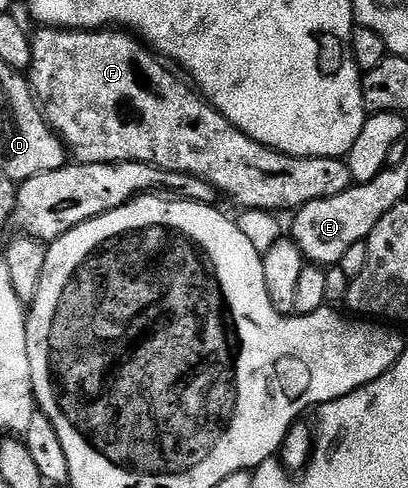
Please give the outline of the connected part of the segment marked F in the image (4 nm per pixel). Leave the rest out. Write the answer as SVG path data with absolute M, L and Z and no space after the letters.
M41 26L36 29L32 33L31 41L33 44L33 59L29 63L29 67L27 69L27 79L29 82L30 89L41 109L42 112L45 113L45 119L49 122L49 127L53 129L54 132L57 133L58 136L61 137L63 143L65 143L66 149L71 153L72 159L74 161L83 163L83 164L122 164L123 162L139 162L140 164L149 164L153 168L162 168L163 170L171 170L172 172L182 172L183 174L191 174L195 178L203 178L209 183L212 188L216 188L218 193L222 197L230 196L231 199L234 200L238 205L236 206L238 209L244 210L246 208L258 208L259 210L263 210L264 212L272 212L274 214L282 214L281 212L285 212L290 208L290 210L296 210L301 208L307 202L315 202L316 200L322 200L323 198L335 198L335 194L343 194L349 188L353 187L355 181L353 179L353 175L349 170L348 163L344 159L338 158L336 156L288 156L285 152L277 152L274 148L268 148L267 146L263 146L259 142L255 142L252 138L250 138L247 134L243 134L240 132L238 128L234 126L231 122L227 122L227 118L223 118L223 114L219 114L219 110L215 110L213 105L209 103L208 100L205 99L204 96L201 95L200 91L196 87L190 86L184 79L180 80L179 77L176 76L173 72L168 72L167 69L164 68L166 65L162 63L160 59L136 35L130 34L125 30L66 30L64 28L51 28L48 26Z

